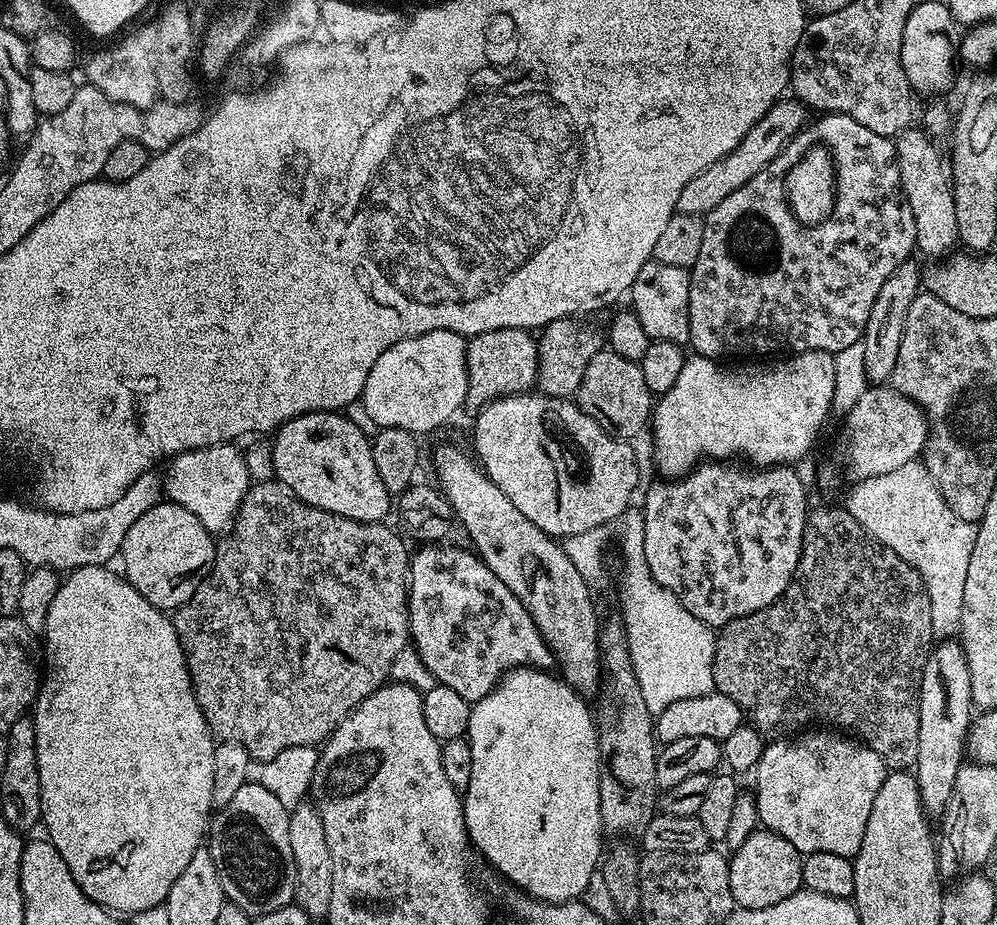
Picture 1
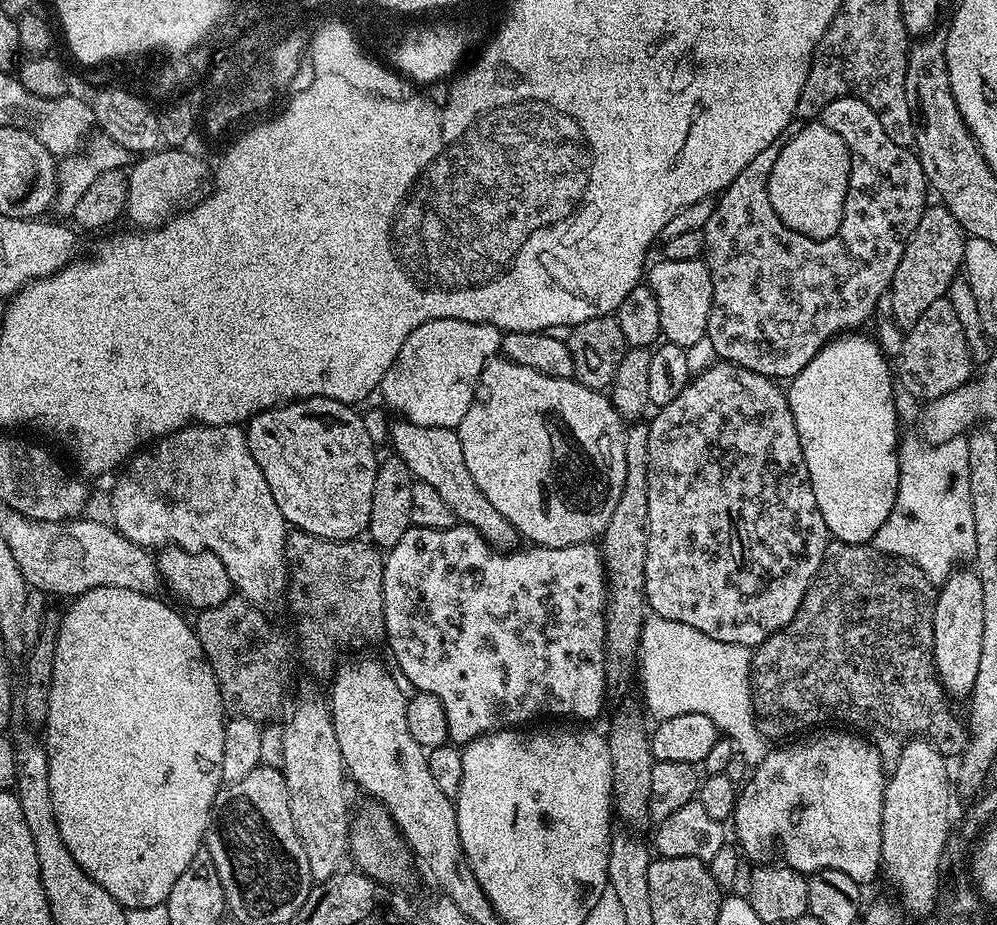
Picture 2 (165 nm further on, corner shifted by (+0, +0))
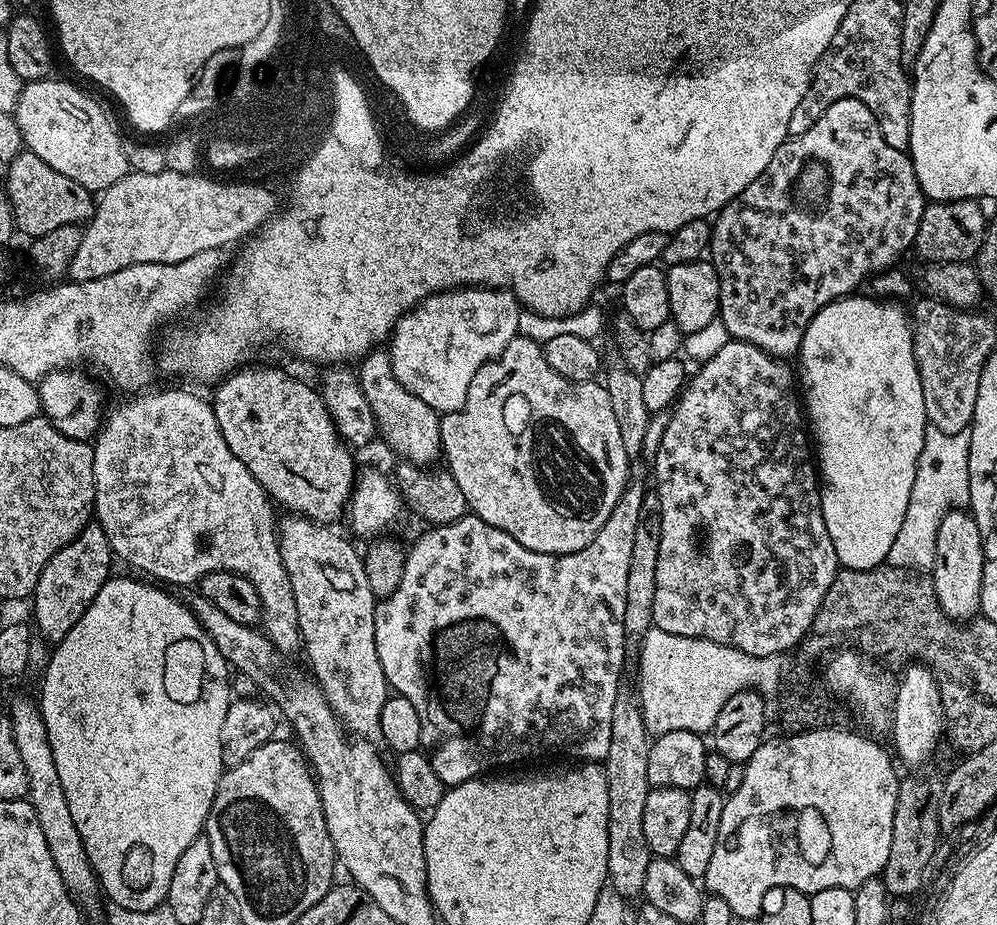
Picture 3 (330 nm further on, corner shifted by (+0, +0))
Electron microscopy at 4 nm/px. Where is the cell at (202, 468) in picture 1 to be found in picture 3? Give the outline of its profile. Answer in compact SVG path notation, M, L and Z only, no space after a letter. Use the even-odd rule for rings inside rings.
M176 388L170 389L169 392L156 392L153 396L144 395L148 394L140 394L135 398L125 399L128 400L125 404L118 405L113 412L111 409L94 440L94 482L96 483L94 516L102 526L102 530L106 530L106 538L110 542L113 553L119 559L121 556L122 559L129 560L134 567L150 575L147 577L153 578L164 586L192 583L195 585L201 579L202 570L223 570L232 572L235 576L246 578L254 586L254 590L260 599L262 631L267 636L268 641L282 654L288 654L295 648L299 649L302 641L300 639L300 627L298 626L298 602L294 602L294 590L290 586L290 574L286 574L286 566L282 566L278 515L276 516L277 509L274 507L273 501L258 482L258 478L254 478L254 474L250 474L250 470L246 470L246 466L242 466L241 460L234 458L234 450L230 450L230 446L226 446L226 438L222 438L218 418L207 399L203 400L202 397L195 396L192 392L179 392Z

